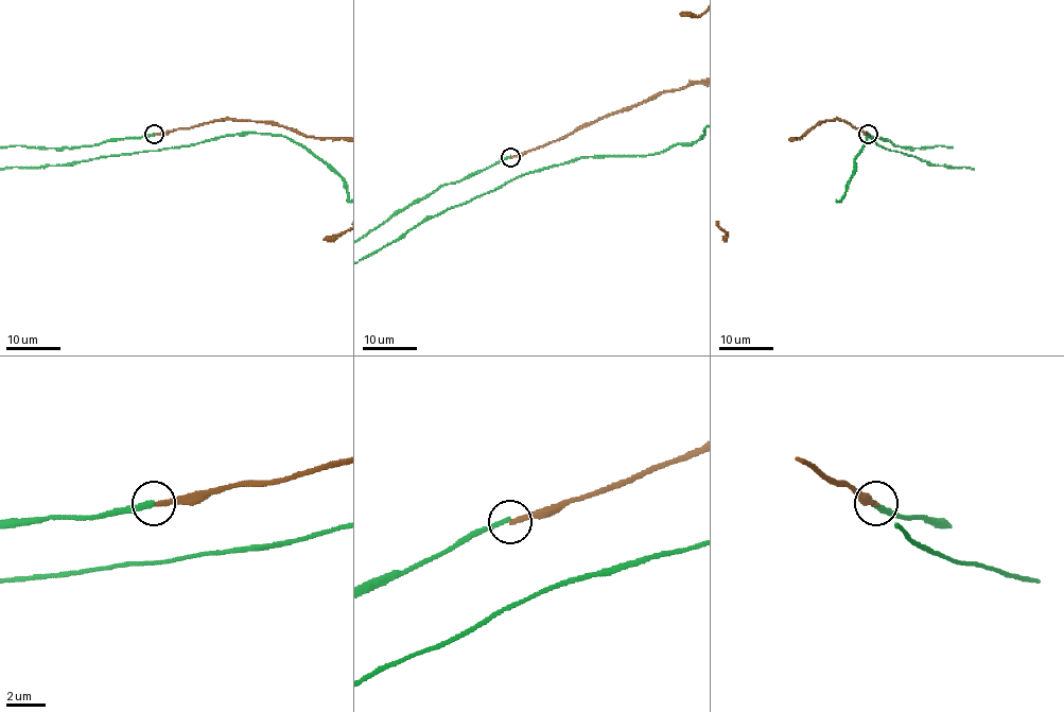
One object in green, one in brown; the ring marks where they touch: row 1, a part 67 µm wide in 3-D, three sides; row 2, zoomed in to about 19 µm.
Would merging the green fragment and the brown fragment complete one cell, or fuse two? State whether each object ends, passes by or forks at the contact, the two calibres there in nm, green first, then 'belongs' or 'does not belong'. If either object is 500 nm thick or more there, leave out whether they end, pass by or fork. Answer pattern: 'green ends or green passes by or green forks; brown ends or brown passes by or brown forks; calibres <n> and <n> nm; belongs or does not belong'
green ends; brown ends; calibres 240 and 220 nm; does not belong

